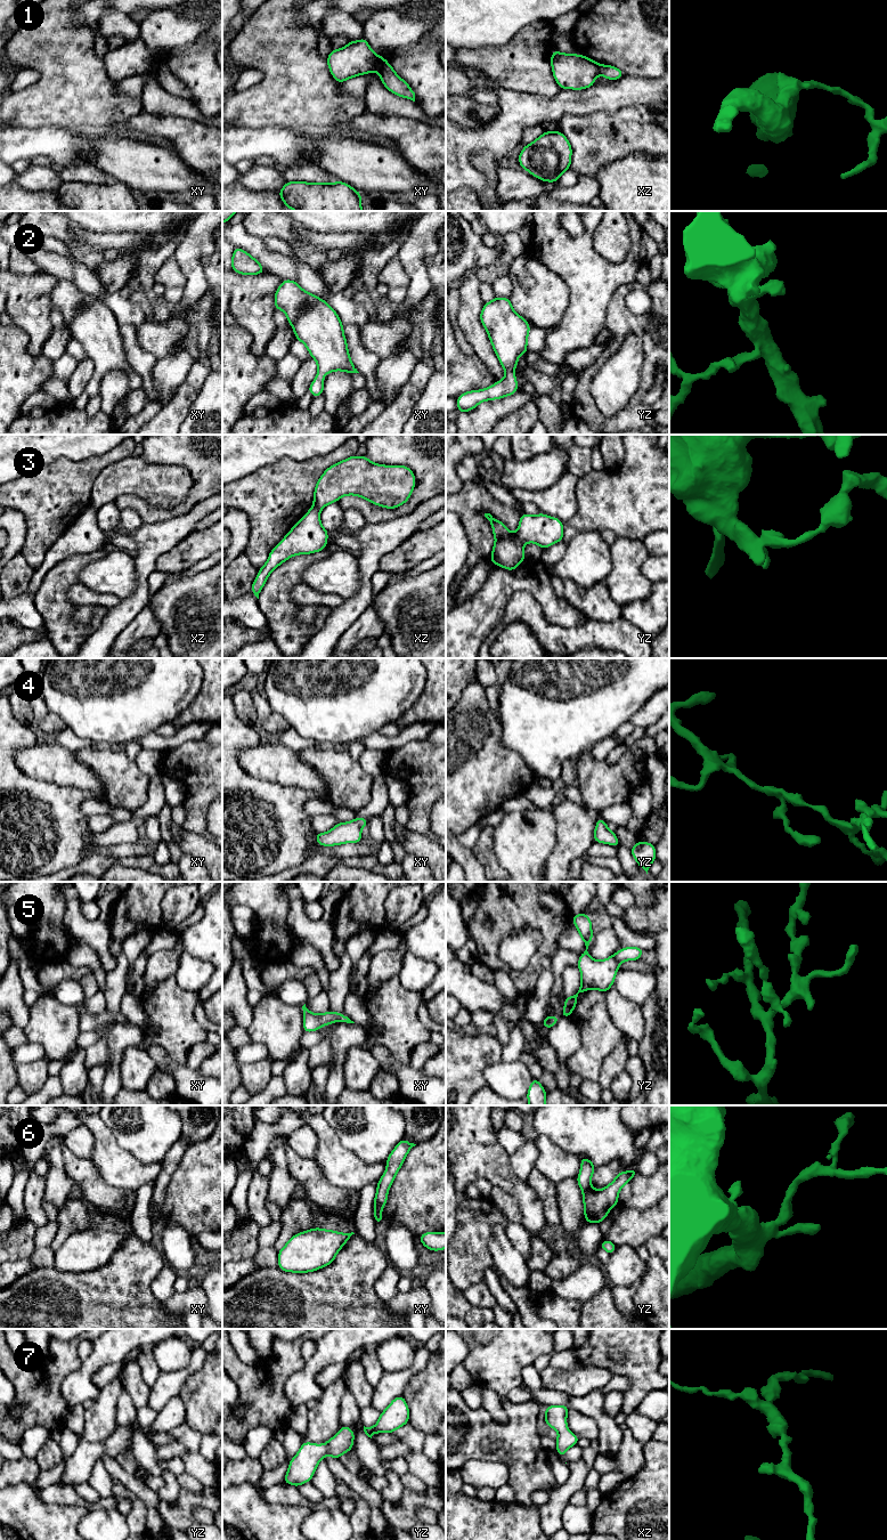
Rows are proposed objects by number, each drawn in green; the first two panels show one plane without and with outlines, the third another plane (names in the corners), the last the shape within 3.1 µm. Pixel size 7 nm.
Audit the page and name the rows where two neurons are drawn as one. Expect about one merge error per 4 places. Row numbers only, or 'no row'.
1, 3

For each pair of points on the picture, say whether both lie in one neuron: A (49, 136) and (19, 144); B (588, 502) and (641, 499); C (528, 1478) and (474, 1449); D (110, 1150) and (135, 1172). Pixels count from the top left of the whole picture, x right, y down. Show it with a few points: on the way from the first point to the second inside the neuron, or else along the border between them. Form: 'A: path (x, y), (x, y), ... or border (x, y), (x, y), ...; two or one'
A: path (42, 143), (26, 144); one
B: path (601, 502), (607, 499), (628, 499); one
C: path (521, 1462), (504, 1445), (490, 1445); one
D: path (115, 1156), (129, 1169); one

